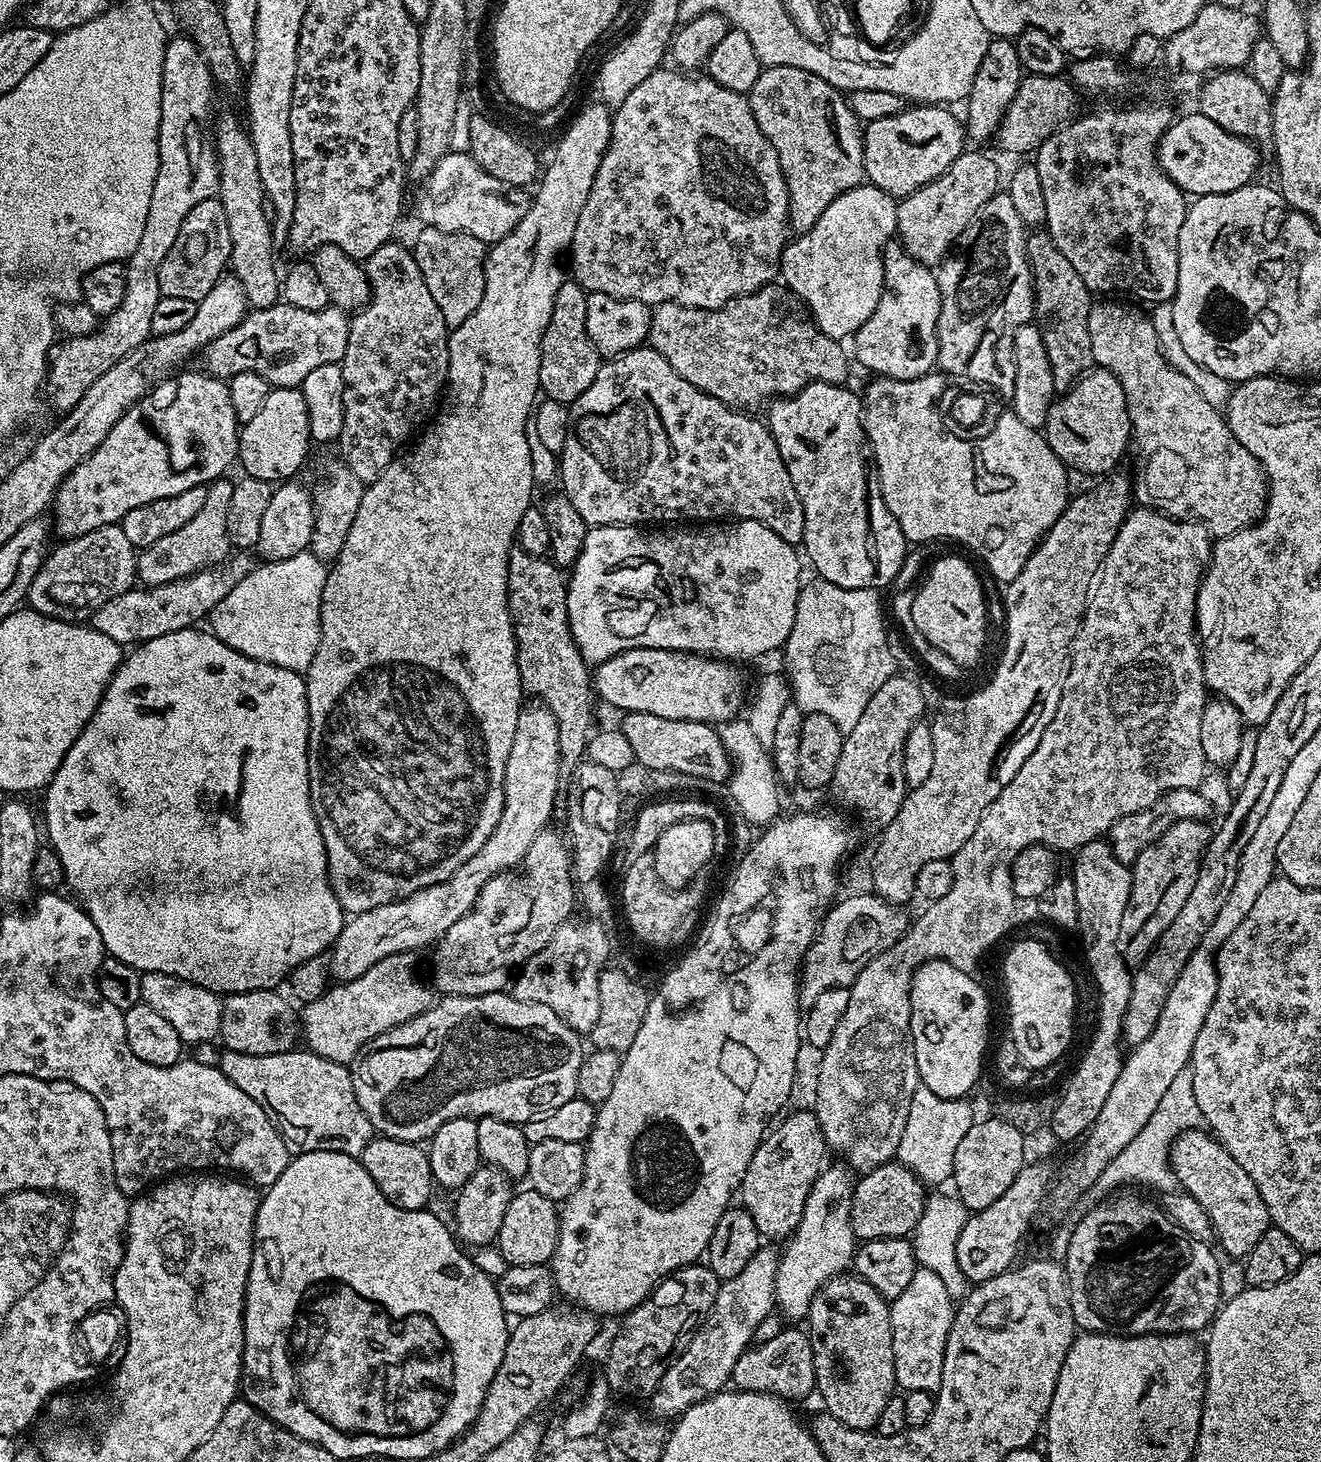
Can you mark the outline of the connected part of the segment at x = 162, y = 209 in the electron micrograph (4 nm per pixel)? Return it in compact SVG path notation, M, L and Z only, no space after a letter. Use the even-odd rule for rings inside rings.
M173 35L164 48L164 61L162 62L162 118L158 126L158 178L154 178L154 194L150 194L150 211L146 213L146 227L142 229L142 239L138 242L138 247L135 248L134 254L130 254L124 264L124 269L126 270L126 294L122 298L122 304L111 312L109 316L103 317L99 321L98 327L90 334L86 334L85 336L70 336L61 339L53 347L48 357L48 371L44 377L42 392L46 397L47 403L49 400L57 408L57 413L60 414L69 412L74 406L78 406L82 394L86 394L86 390L90 390L90 386L94 386L94 382L98 378L102 378L102 374L106 374L106 370L110 370L110 366L114 366L114 362L118 362L126 354L130 354L135 348L142 346L150 339L152 336L150 321L154 319L154 310L158 307L158 302L161 297L160 287L158 286L158 270L162 266L162 262L166 259L166 254L170 254L170 246L174 246L174 241L178 238L178 230L182 230L182 222L186 222L186 214L190 214L190 210L194 210L194 206L198 206L198 202L206 202L207 200L213 199L217 195L220 187L220 171L218 170L218 162L216 161L216 142L214 139L214 111L212 112L212 88L214 89L212 71L208 69L208 64L202 58L200 48L197 44L188 35L179 35L176 37Z

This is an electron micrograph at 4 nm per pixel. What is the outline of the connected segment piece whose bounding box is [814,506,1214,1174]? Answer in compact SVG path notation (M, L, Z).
M1136 506L1129 511L1127 518L1122 522L1106 558L1102 558L1102 566L1098 566L1098 574L1090 578L1090 590L1086 598L1086 610L1082 622L1078 626L1078 634L1074 638L1070 649L1070 659L1067 661L1067 669L1064 673L1062 687L1059 689L1060 701L1056 704L1056 713L1048 720L1036 749L1020 764L1020 769L1009 778L1001 787L998 798L990 802L986 814L982 814L982 822L978 822L974 834L966 841L966 846L958 850L952 856L952 869L954 870L954 886L942 898L931 901L928 908L920 917L913 919L908 925L908 931L890 950L878 954L867 966L860 971L858 978L848 988L850 1003L846 1006L846 1014L842 1014L842 1022L838 1022L838 1030L834 1030L834 1038L822 1050L824 1056L820 1060L820 1073L816 1076L816 1105L814 1111L820 1129L824 1135L825 1145L837 1152L843 1163L853 1173L863 1174L874 1170L883 1164L891 1164L896 1160L898 1142L902 1142L902 1130L906 1130L906 1118L910 1114L910 1102L914 1098L916 1089L921 1087L918 1066L914 1058L914 1046L912 1045L912 1031L910 1030L910 986L912 974L917 972L928 960L949 960L954 966L965 970L972 967L999 942L1004 936L1004 931L1012 924L1012 915L1016 912L1018 901L1012 889L1012 863L1022 850L1026 850L1035 844L1055 846L1061 853L1075 853L1083 844L1089 844L1092 840L1101 839L1105 834L1111 833L1114 822L1118 818L1126 818L1126 814L1141 812L1165 792L1178 790L1179 788L1199 789L1204 780L1204 768L1206 761L1202 754L1202 710L1206 703L1206 685L1204 682L1204 659L1200 656L1200 645L1196 639L1196 594L1200 587L1200 579L1204 576L1204 569L1208 566L1208 559L1212 556L1213 537L1207 528L1195 522L1181 522L1171 515L1158 512L1155 508Z

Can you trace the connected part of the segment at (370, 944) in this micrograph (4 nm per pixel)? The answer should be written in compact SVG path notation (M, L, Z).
M543 706L521 707L518 730L514 730L514 746L510 746L510 758L506 758L504 779L504 813L494 826L494 834L486 838L482 850L463 864L446 882L426 886L403 900L391 900L389 904L374 910L355 913L338 934L330 949L332 974L337 981L353 980L370 966L382 962L390 954L416 952L429 944L435 945L476 904L478 894L490 878L499 872L515 869L530 850L534 838L549 827L548 819L556 806L556 791L560 788L560 751L558 750L558 722L554 714Z

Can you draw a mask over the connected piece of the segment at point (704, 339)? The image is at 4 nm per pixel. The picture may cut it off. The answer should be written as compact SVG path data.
M780 282L767 284L756 292L747 292L720 308L682 306L674 300L655 305L647 343L658 350L658 354L662 354L662 358L666 358L666 362L670 362L690 386L741 410L752 410L755 404L763 405L769 398L793 396L814 382L844 384L848 376L848 360L850 364L845 345L822 334L806 305Z

